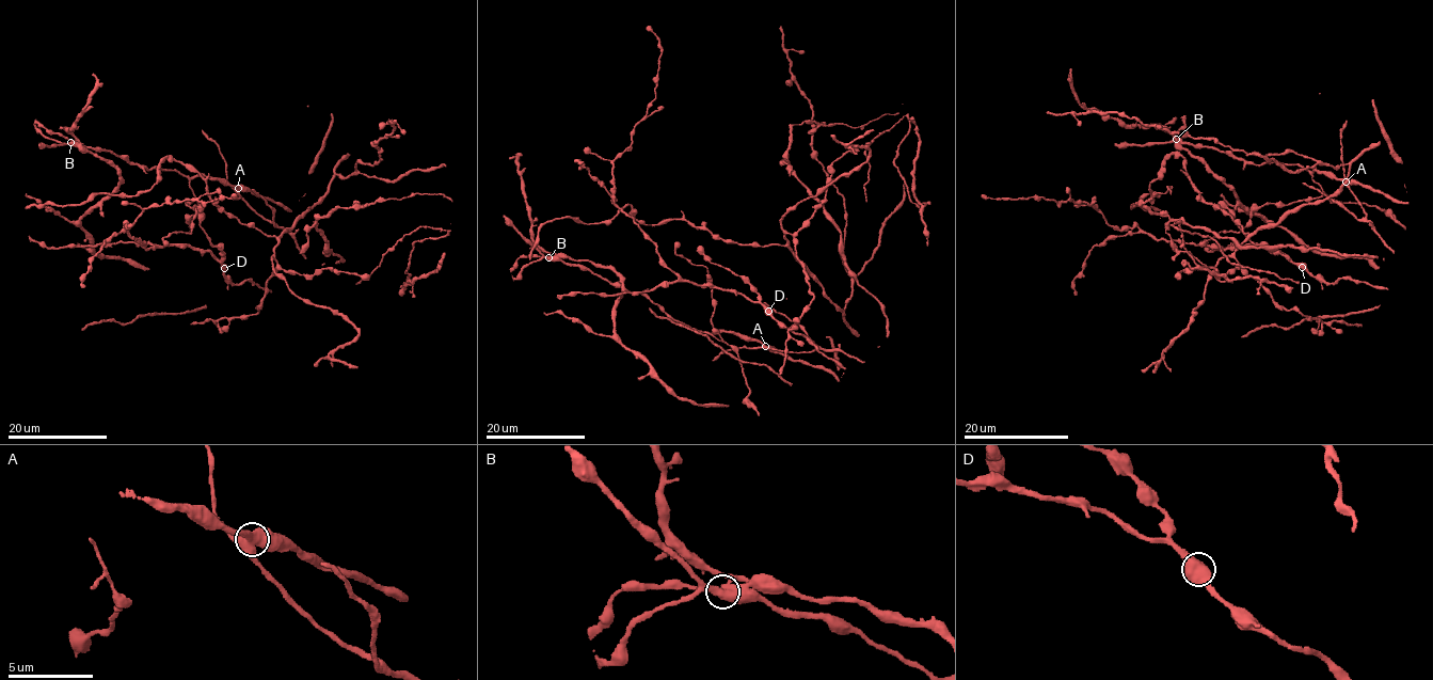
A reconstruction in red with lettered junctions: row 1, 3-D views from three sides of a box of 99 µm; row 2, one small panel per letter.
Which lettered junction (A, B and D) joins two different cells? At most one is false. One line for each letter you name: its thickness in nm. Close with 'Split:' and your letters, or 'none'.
A: 500 nm thick
Split: A

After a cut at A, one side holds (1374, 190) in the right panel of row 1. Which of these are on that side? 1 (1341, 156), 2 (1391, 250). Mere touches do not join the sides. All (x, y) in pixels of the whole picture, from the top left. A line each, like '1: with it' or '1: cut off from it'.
1: cut off from it
2: cut off from it

